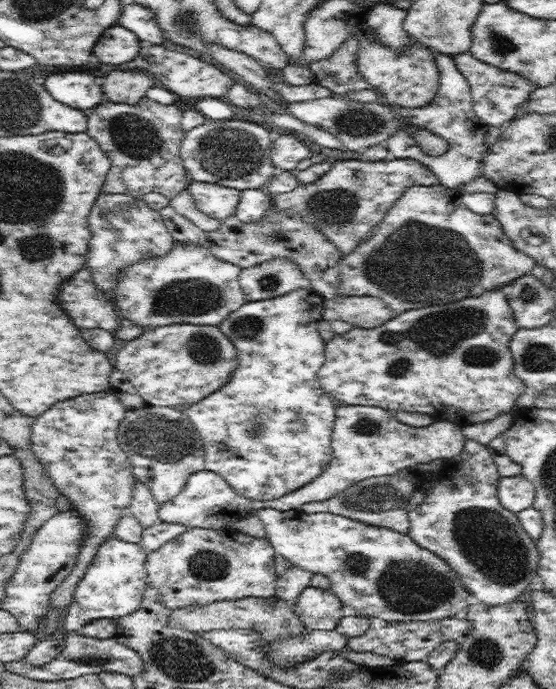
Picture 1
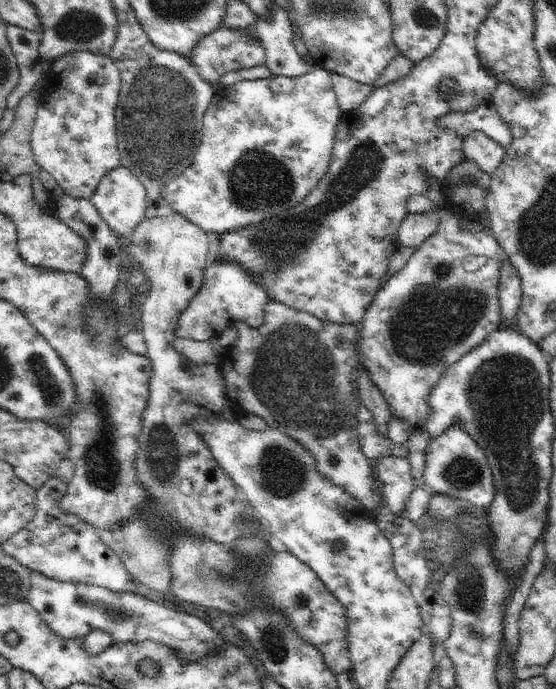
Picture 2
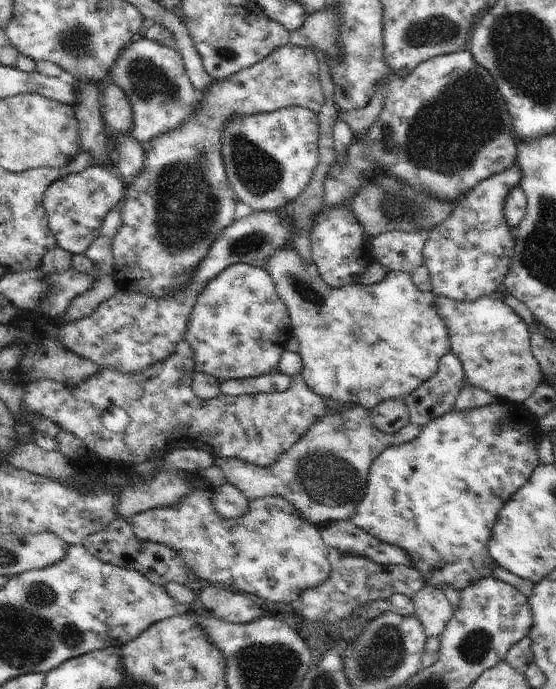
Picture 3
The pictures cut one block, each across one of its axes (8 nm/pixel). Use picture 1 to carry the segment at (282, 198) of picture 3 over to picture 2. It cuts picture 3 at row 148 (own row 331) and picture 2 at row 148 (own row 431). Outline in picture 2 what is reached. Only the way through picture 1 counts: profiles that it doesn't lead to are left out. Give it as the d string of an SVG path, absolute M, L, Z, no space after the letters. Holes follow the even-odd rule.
M314 67L310 74L304 74L299 77L272 76L265 79L256 79L249 81L240 81L229 87L222 87L218 92L214 93L212 102L208 105L202 119L202 140L200 146L196 149L194 160L180 176L176 176L174 180L170 180L162 190L160 196L164 196L164 200L175 209L180 216L184 216L186 220L194 224L198 224L207 234L218 234L222 236L224 232L232 232L232 230L242 230L248 228L252 224L258 224L262 220L268 220L272 216L294 208L300 204L316 188L316 184L322 180L324 174L328 170L332 148L334 146L334 138L337 132L339 120L344 114L338 108L338 101L334 87L332 86L331 71L329 68Z

